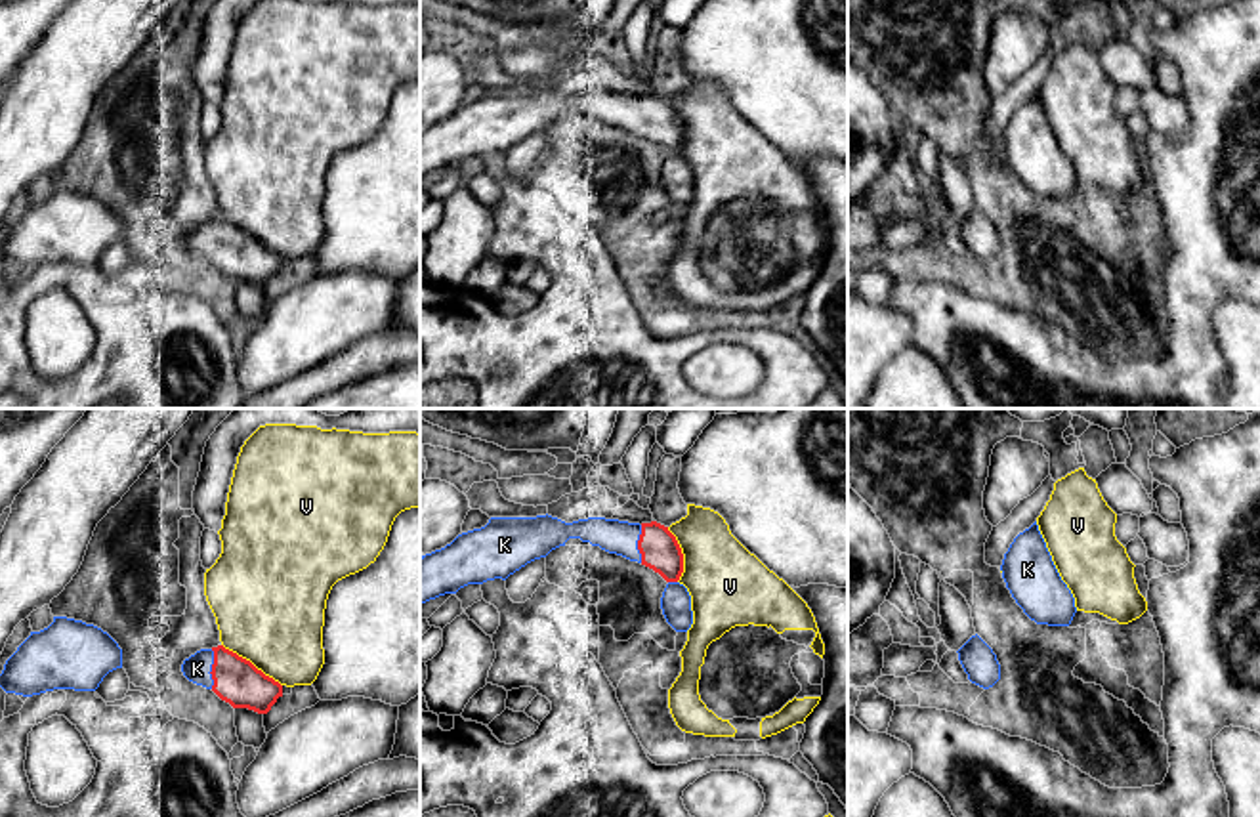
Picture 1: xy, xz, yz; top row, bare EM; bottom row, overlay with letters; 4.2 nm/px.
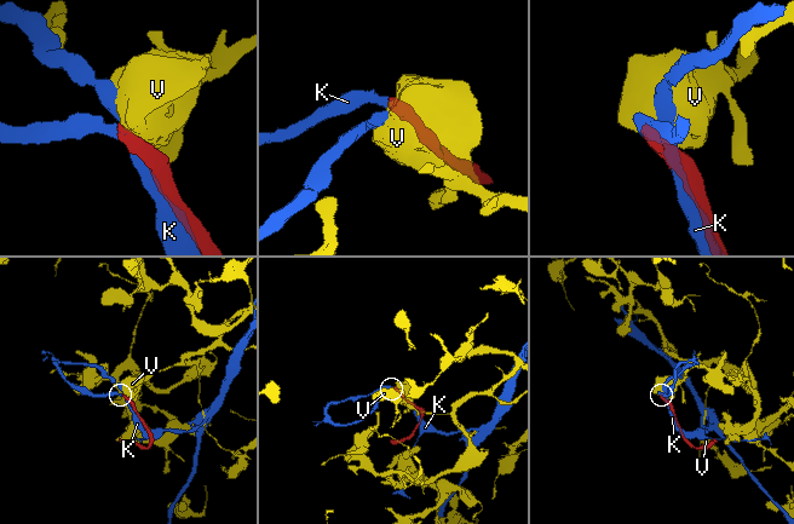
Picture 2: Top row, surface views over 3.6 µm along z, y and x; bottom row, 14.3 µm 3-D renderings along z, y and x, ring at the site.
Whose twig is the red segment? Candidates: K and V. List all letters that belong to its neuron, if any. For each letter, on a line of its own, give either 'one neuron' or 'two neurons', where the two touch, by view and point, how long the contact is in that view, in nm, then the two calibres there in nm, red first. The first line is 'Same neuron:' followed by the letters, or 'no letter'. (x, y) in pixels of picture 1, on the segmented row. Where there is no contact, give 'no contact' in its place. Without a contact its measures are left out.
Same neuron: K
K: one neuron; meets red in xy at (212, 669); contact 170 nm long; 190 nm thick on the red side, 120 nm on the other
V: two neurons; meets red in xy at (251, 663); contact 320 nm long; 190 nm thick on the red side, 460 nm on the other

